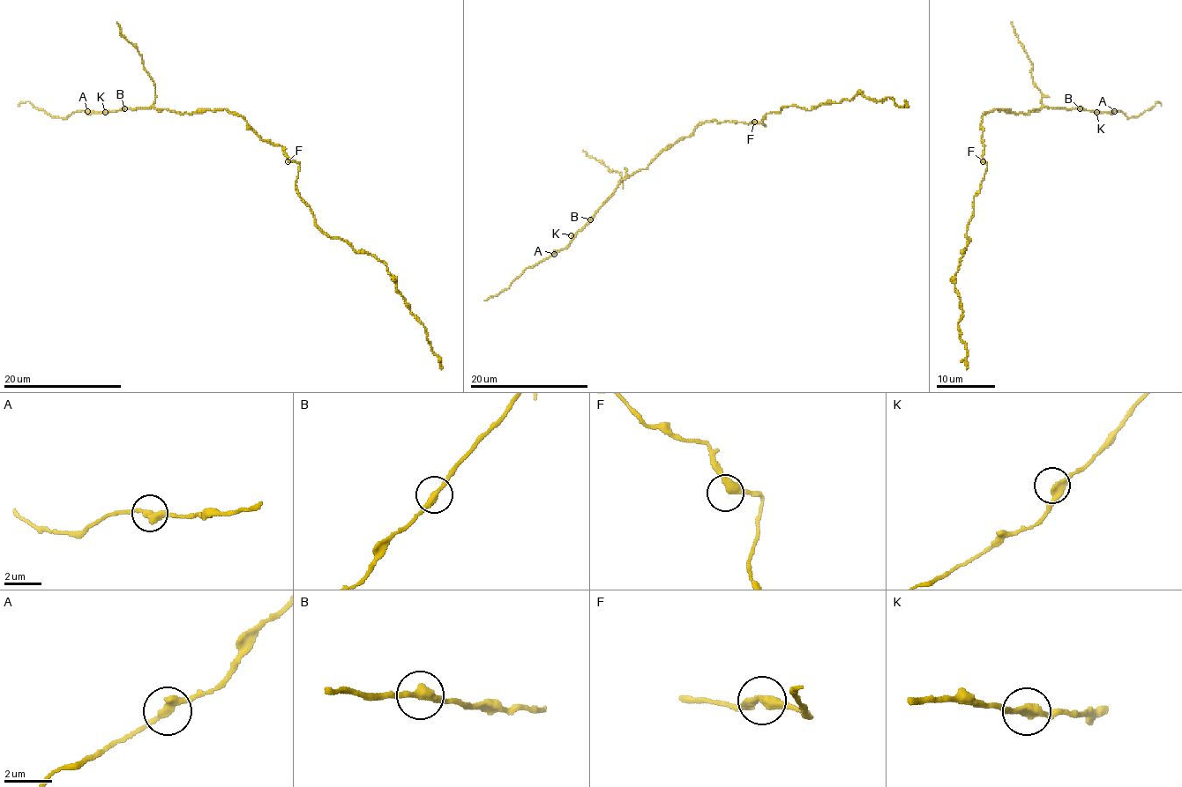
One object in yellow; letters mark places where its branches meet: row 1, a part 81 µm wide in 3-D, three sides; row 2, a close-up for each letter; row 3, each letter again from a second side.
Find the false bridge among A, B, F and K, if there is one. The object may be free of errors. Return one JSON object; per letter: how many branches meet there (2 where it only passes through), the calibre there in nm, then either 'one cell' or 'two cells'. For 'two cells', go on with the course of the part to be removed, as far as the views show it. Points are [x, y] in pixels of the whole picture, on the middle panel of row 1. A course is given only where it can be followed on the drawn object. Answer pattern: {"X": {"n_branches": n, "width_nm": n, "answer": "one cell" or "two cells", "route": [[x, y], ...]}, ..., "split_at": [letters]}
{"A": {"n_branches": 2, "width_nm": 360, "answer": "two cells", "route": [[553, 253], [528, 266], [508, 288], [484, 300]]}, "B": {"n_branches": 2, "width_nm": 320, "answer": "one cell"}, "F": {"n_branches": 2, "width_nm": 360, "answer": "one cell"}, "K": {"n_branches": 2, "width_nm": 360, "answer": "one cell"}, "split_at": ["A"]}

